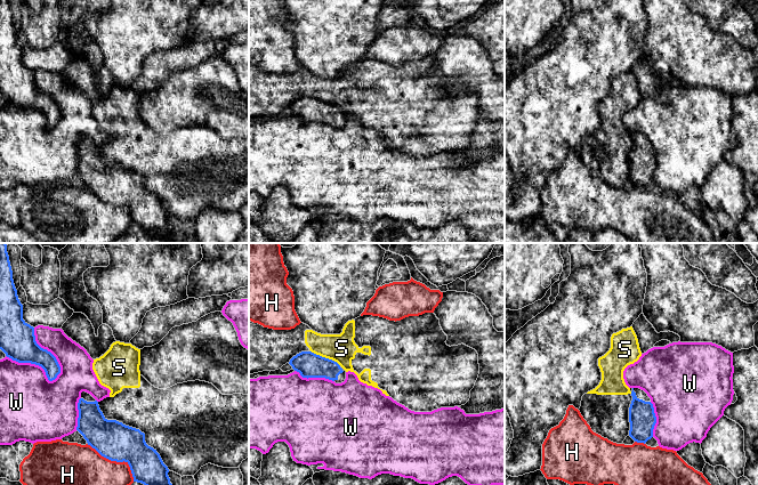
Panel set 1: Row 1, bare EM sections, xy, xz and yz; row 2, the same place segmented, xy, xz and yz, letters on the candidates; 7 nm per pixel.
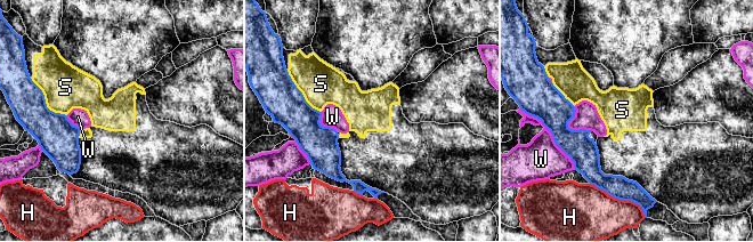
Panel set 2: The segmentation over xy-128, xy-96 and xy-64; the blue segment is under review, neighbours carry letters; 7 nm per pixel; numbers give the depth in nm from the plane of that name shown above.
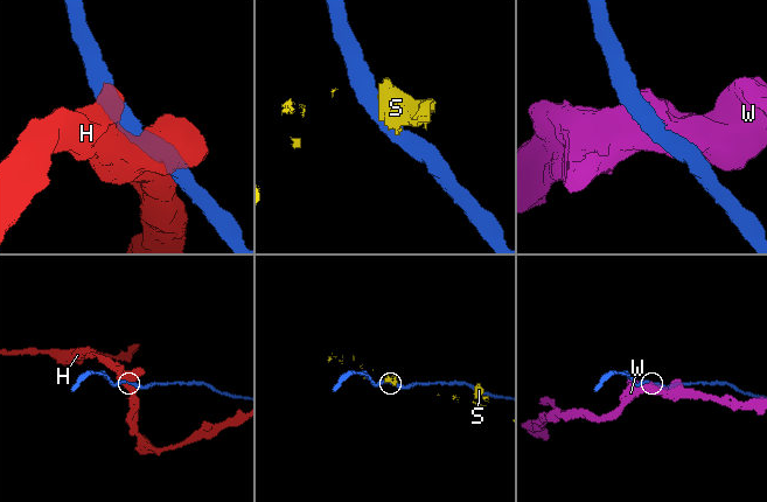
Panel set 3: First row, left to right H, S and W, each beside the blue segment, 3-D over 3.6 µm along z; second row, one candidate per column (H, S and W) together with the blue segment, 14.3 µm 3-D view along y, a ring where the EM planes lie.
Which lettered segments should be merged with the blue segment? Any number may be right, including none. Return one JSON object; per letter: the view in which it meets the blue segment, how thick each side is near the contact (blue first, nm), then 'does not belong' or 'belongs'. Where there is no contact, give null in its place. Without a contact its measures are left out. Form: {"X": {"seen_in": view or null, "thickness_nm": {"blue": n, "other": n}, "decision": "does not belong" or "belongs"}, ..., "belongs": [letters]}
{"H": {"seen_in": "xy", "thickness_nm": {"blue": 280, "other": 420}, "decision": "does not belong"}, "S": {"seen_in": "xz", "thickness_nm": {"blue": 180, "other": 200}, "decision": "does not belong"}, "W": {"seen_in": "xy", "thickness_nm": {"blue": 260, "other": 400}, "decision": "does not belong"}, "belongs": []}

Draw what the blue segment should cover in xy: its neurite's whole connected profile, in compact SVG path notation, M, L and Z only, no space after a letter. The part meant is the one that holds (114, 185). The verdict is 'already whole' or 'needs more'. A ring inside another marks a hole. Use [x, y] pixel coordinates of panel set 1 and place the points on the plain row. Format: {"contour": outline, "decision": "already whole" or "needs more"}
{"contour": "M86 136L81 137L78 154L76 175L88 189L111 205L127 207L134 226L172 241L169 213L156 194L146 188L144 177L116 164L107 164L98 146Z", "decision": "needs more"}

